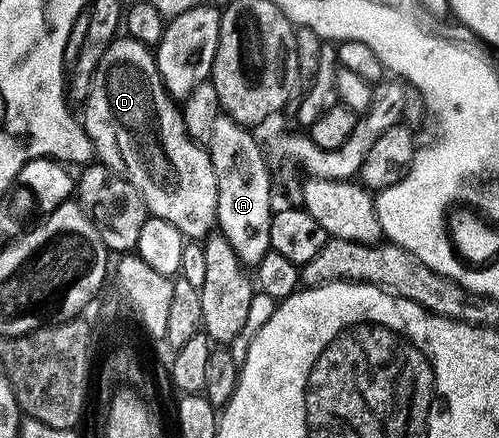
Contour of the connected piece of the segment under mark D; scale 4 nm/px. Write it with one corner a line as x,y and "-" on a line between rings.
114,39
107,53
99,57
83,107
85,131
91,137
96,158
112,165
135,185
143,197
146,212
152,218
171,221
171,225
190,240
204,240
214,230
217,221
217,171
213,168
208,150
196,143
185,128
181,107
165,90
156,54
134,39

